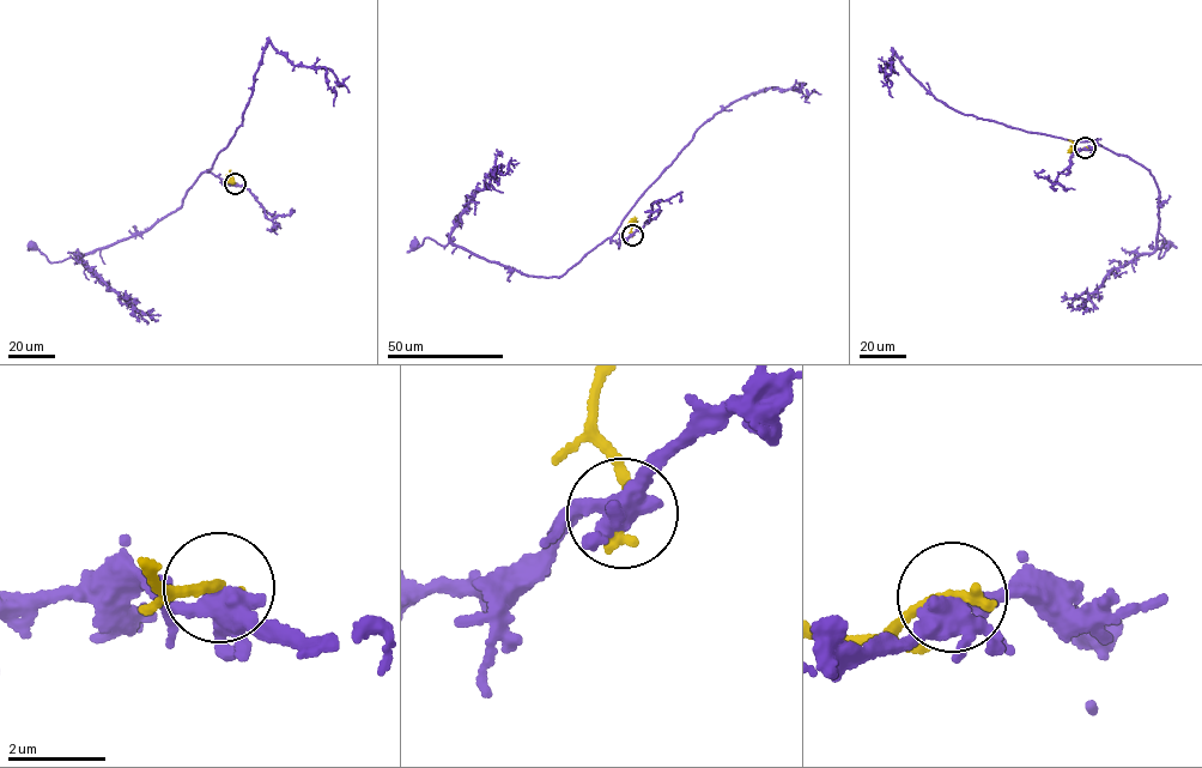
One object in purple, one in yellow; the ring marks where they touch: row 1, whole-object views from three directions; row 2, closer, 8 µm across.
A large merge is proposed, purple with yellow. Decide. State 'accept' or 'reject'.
reject

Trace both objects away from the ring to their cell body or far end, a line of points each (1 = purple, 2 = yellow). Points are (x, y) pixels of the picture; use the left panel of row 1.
1: (235, 183), (225, 183), (210, 173), (201, 171), (180, 207), (145, 230), (77, 259), (50, 262), (32, 246)
2: (235, 183), (231, 181), (231, 169)

